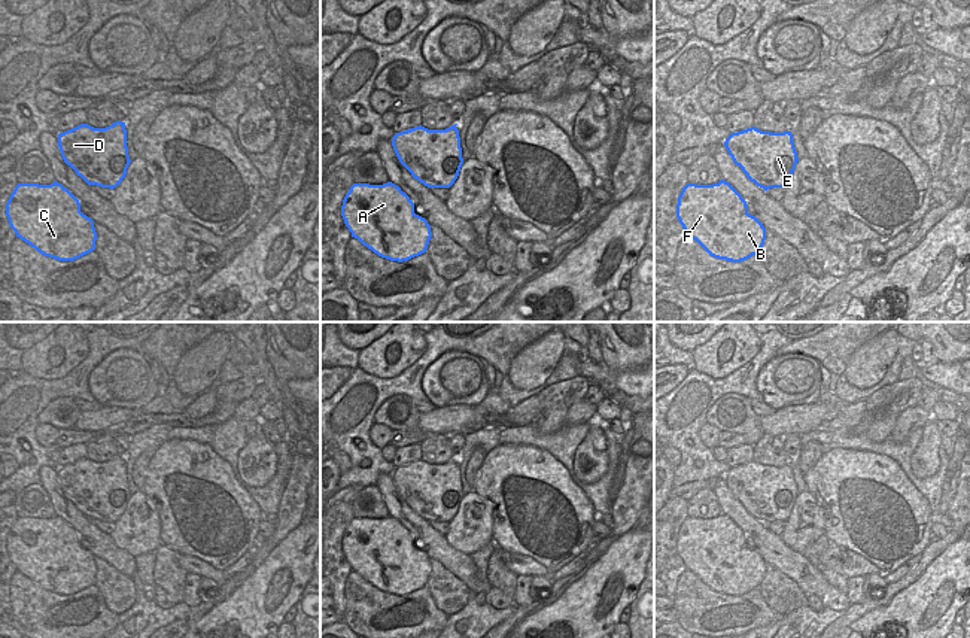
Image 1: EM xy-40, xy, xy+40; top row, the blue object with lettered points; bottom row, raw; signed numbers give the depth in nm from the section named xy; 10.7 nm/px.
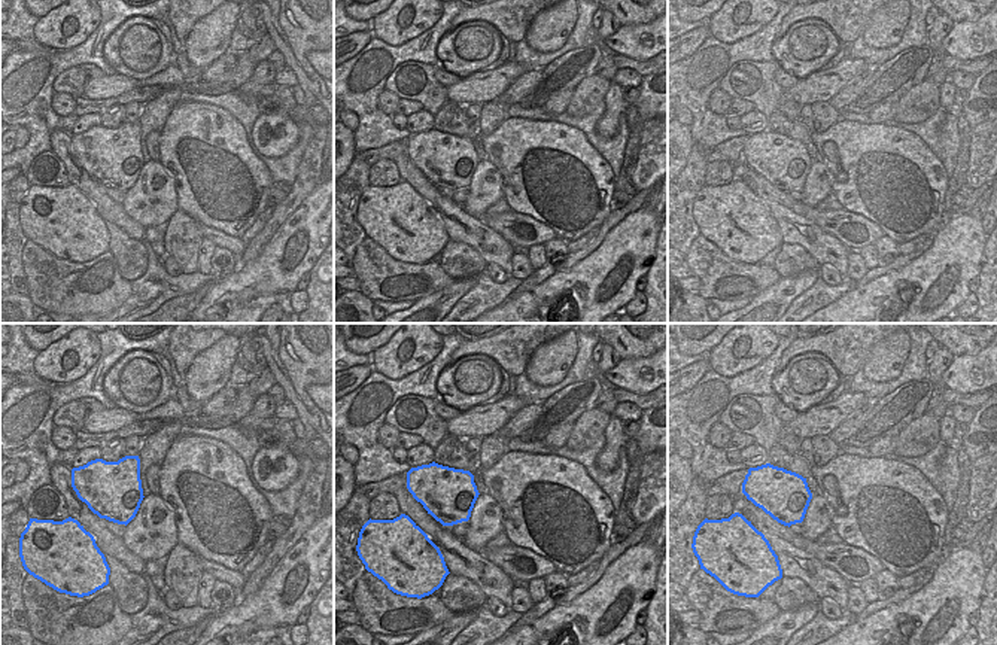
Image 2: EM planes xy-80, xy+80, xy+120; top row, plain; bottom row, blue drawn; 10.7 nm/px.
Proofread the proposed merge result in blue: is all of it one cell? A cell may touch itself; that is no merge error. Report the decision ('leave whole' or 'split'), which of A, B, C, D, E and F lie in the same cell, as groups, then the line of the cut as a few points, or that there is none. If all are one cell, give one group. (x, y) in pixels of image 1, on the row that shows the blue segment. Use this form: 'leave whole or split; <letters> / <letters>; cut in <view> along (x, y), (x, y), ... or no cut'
leave whole; A B C D E F; no cut

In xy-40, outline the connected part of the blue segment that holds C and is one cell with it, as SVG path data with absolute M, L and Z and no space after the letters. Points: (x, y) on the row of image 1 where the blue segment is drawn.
M57 180L51 185L18 183L6 203L6 216L16 237L45 256L75 261L95 249L94 221L80 212L79 200Z

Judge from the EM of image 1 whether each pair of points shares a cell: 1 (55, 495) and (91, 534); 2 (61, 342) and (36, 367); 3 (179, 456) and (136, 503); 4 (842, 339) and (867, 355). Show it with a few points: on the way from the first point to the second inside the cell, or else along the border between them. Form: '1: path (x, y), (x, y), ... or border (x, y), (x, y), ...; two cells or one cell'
1: path (61, 506), (67, 516), (73, 516), (81, 523); one cell
2: path (55, 348), (42, 361); one cell
3: border (140, 491), (155, 509), (160, 525); two cells
4: border (875, 337), (864, 342), (850, 357), (842, 373); two cells

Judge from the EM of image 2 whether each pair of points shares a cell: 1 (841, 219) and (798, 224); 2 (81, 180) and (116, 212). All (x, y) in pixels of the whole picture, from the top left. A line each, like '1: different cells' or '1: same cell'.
1: different cells
2: same cell

